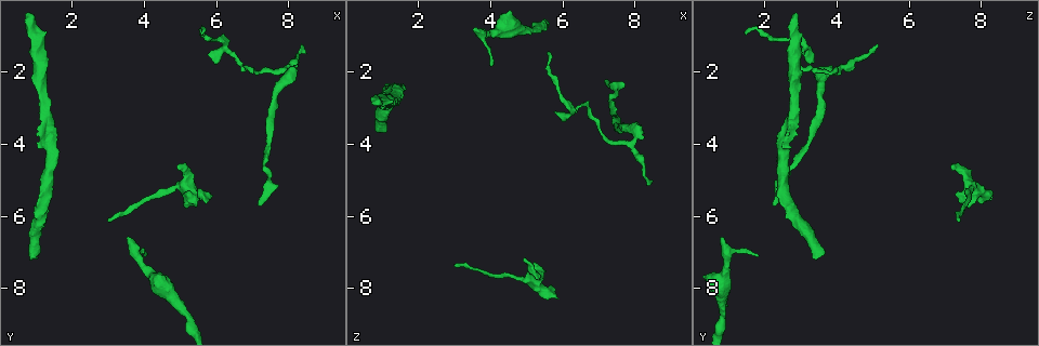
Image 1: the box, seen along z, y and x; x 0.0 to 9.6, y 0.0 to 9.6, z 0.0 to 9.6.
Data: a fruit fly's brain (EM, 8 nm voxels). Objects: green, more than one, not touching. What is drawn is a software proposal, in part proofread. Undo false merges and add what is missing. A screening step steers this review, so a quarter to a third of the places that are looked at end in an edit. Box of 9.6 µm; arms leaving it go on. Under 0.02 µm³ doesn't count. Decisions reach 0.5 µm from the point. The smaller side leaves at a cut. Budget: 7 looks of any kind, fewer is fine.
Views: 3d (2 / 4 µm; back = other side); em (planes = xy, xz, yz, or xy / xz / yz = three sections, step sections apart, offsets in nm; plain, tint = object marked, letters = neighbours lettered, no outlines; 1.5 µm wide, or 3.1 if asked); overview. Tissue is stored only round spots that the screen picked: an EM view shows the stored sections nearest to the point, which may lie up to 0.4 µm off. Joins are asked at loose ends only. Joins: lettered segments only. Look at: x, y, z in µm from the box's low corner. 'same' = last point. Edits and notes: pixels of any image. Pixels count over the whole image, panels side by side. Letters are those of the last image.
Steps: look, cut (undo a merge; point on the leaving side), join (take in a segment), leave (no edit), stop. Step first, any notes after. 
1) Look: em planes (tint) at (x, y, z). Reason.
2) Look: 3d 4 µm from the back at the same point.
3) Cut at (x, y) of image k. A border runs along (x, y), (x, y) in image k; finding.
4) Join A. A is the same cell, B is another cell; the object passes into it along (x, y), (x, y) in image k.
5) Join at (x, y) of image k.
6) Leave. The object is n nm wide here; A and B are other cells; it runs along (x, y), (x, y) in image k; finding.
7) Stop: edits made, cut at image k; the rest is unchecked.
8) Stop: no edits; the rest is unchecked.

Look: 3d 2 µm at (2.95, 6.05, 7.45). Thin end.

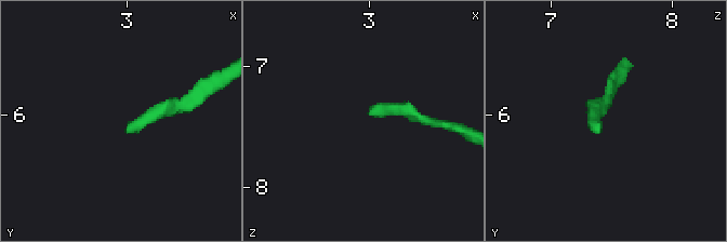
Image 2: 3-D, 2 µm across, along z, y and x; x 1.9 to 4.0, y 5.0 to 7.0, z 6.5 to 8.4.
Look: em planes (letters) at (3.00, 6.12, 7.42).

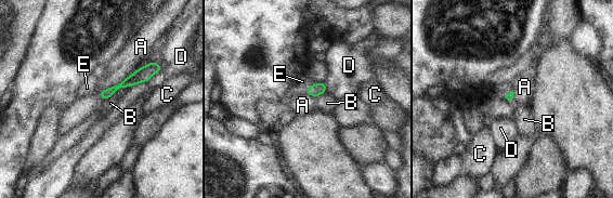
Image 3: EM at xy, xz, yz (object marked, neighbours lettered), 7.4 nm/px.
Join E. E is the same cell, A, B, C and D are other cells; it goes on there.

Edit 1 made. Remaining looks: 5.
Look: 3d 2 µm at (0.90, 7.15, 3.30).

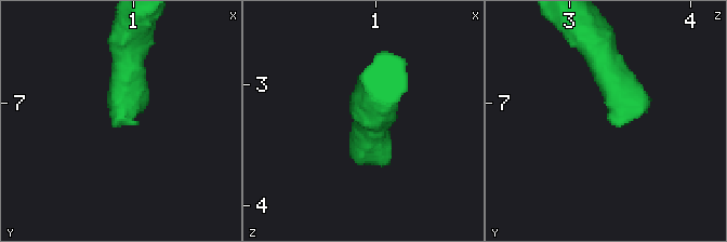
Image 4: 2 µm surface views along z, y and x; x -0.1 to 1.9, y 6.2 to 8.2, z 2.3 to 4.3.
Look: em xz step 8 (letters) at (0.86, 7.18, 3.32). Need the tissue.

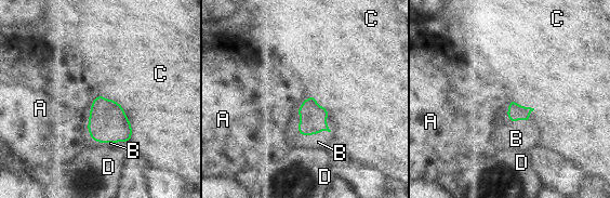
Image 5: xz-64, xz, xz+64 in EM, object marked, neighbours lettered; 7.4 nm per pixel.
Look: em planes (letters) at the same point.

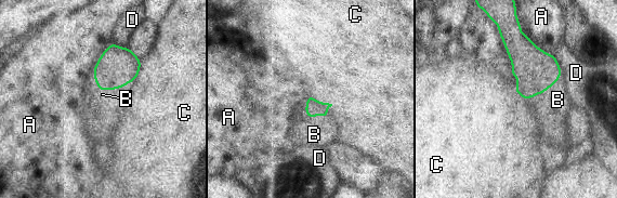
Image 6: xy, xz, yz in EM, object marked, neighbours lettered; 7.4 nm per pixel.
Join B. B is the same cell, A, C and D are other cells; the object passes into it along (117, 66), (109, 89), (102, 94) in image 6; it goes on there.

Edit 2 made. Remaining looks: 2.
Look: overview.

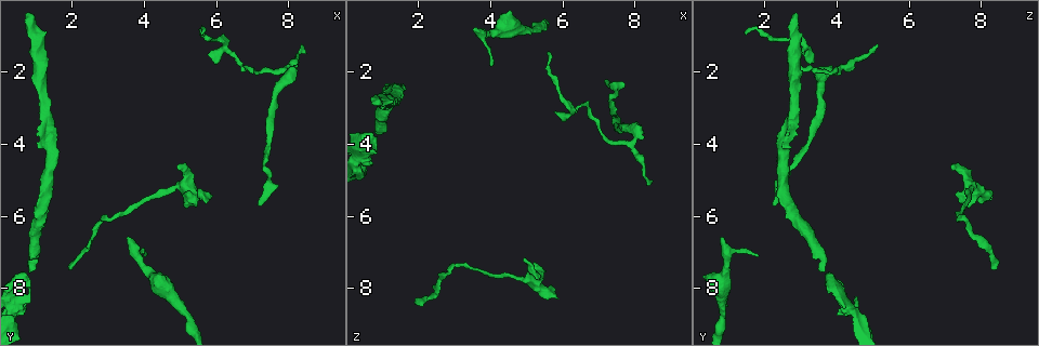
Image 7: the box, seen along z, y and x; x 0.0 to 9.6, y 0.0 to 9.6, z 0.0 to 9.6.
Look: em planes (letters) at (7.20, 5.70, 2.25). Long arm stops here.

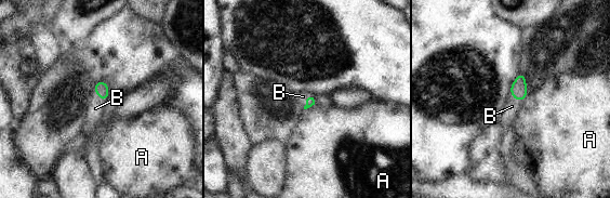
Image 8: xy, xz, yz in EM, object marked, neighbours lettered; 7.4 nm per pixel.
Join B. The longest contact is with B, 130 nm; B is the same cell, A is another cell; the object passes into it along (101, 88), (98, 96), (95, 108) in image 8; the neuron continues.

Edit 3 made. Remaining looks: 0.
Stop: edits made, join at image 3, join at image 6, join at image 8; the rest is unchecked.

